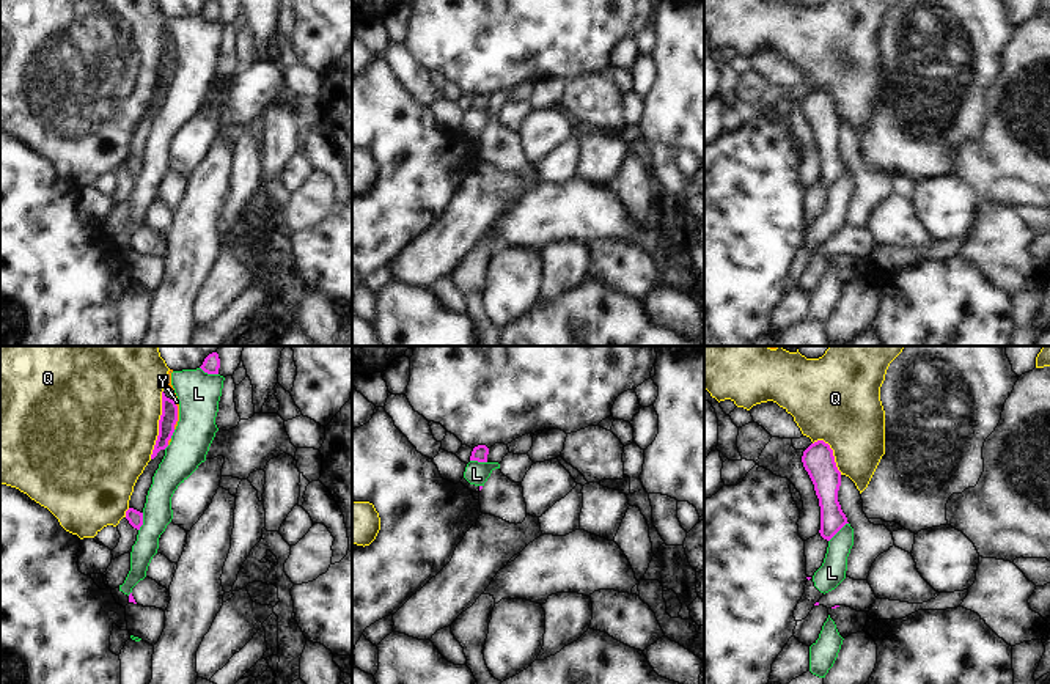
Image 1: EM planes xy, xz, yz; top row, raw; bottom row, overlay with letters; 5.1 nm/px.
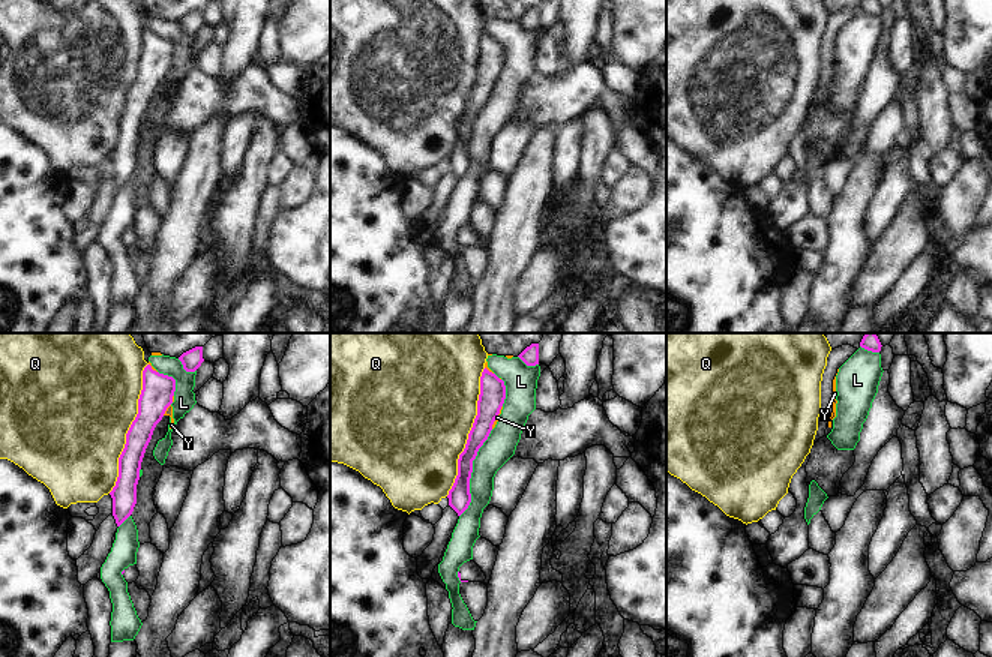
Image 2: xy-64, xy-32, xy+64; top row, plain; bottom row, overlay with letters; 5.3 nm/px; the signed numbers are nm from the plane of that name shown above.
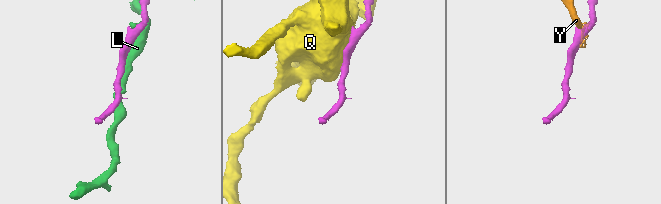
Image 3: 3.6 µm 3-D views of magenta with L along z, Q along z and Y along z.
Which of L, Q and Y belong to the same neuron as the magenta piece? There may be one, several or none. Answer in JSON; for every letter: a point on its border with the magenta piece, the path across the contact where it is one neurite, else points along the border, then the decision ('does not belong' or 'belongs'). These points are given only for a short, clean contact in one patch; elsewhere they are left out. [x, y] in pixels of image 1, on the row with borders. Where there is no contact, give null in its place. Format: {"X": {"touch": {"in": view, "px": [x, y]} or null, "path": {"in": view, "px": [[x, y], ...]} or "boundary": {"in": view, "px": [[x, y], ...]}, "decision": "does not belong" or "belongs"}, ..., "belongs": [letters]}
{"L": {"touch": {"in": "yz", "px": [838, 530]}, "decision": "does not belong"}, "Q": {"touch": {"in": "xy", "px": [159, 425]}, "decision": "does not belong"}, "Y": {"touch": {"in": "xy", "px": [176, 414]}, "boundary": {"in": "xy", "px": [[173, 398], [176, 406], [175, 428]]}, "decision": "does not belong"}, "belongs": []}

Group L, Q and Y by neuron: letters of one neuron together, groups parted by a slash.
L Y / Q

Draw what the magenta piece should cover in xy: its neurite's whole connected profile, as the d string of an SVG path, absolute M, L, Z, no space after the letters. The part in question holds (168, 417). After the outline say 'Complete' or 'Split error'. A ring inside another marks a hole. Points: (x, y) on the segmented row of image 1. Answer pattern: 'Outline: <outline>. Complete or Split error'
Outline: M162 392L162 415L159 420L159 436L151 459L154 459L160 450L165 450L168 447L168 440L174 432L176 421L178 421L178 406L174 403L174 398L170 399Z. Complete.

